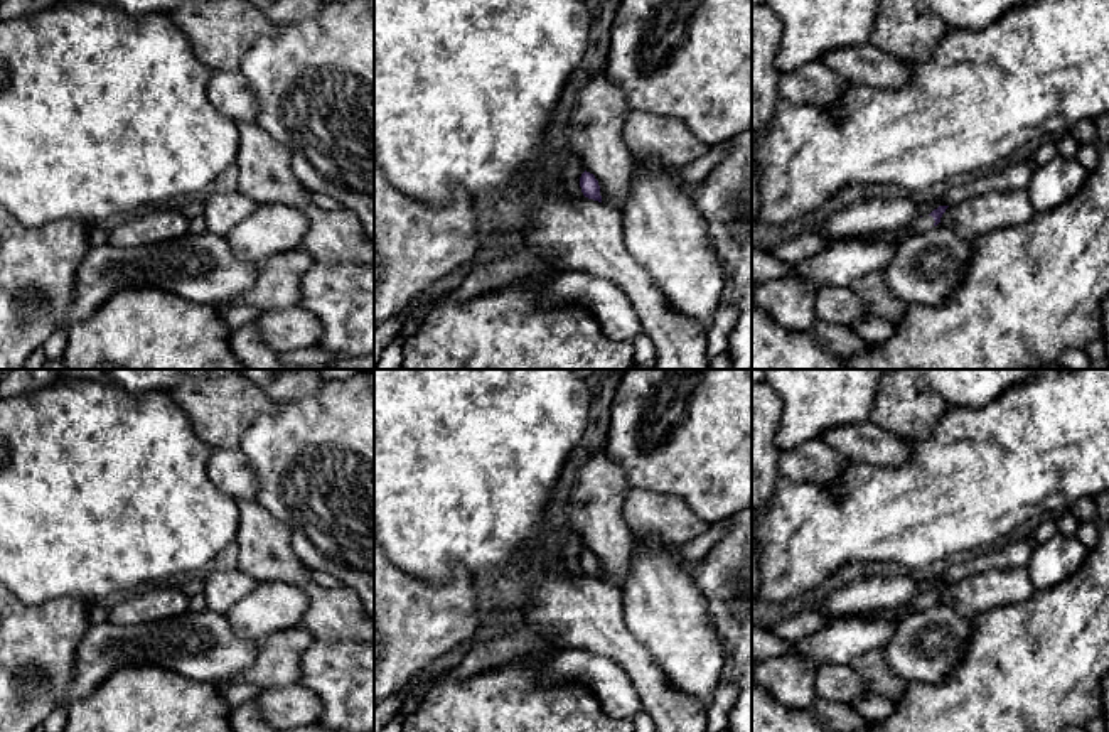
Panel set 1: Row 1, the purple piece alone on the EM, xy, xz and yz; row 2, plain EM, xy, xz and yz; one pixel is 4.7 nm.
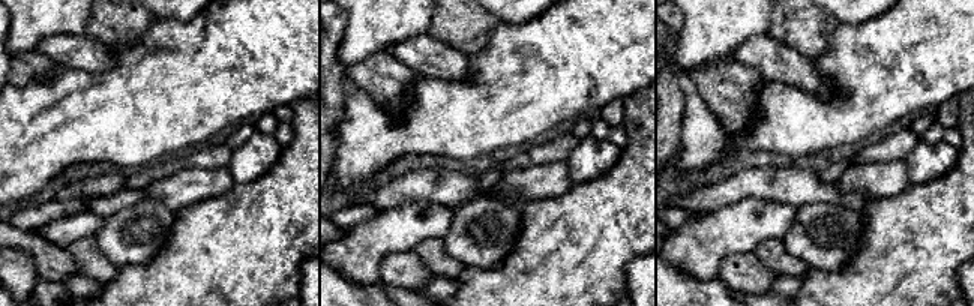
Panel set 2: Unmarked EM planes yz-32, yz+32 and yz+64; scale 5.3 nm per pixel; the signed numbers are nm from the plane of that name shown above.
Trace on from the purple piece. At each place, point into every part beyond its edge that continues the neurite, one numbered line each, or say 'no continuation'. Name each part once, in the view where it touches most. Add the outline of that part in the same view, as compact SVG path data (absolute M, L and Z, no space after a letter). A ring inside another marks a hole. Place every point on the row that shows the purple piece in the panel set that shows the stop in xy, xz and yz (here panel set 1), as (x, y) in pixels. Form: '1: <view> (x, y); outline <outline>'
1: yz (924, 223); outline M927 214L917 219L912 226L907 226L900 231L892 231L892 233L878 233L876 236L897 246L905 238L929 229L930 226L934 226L934 223L935 223L934 218Z

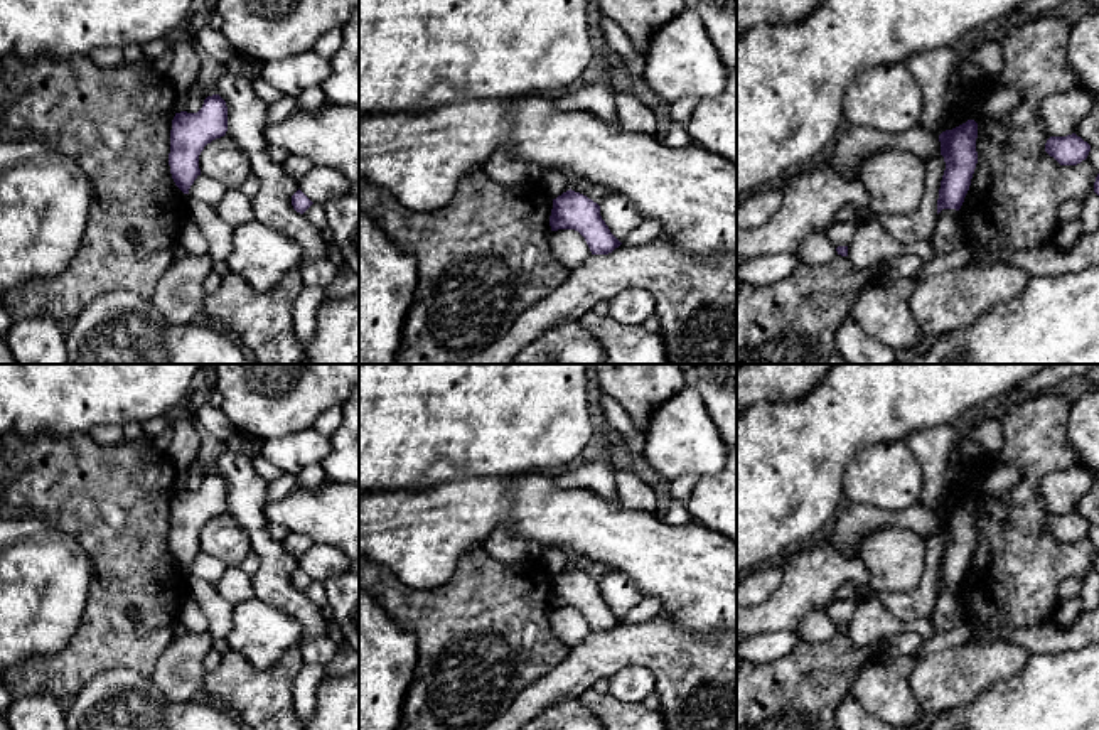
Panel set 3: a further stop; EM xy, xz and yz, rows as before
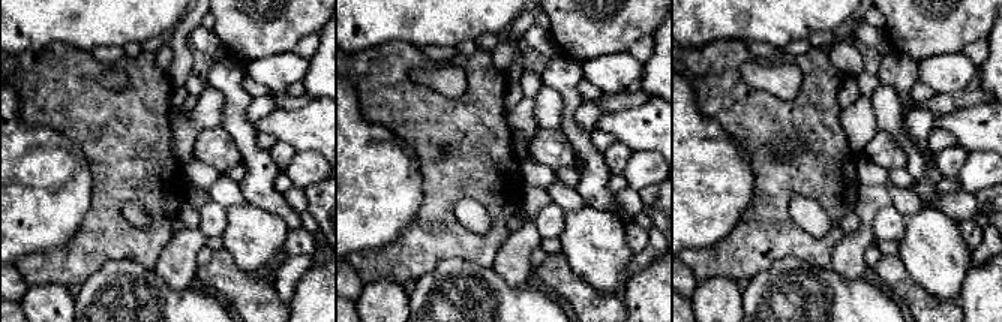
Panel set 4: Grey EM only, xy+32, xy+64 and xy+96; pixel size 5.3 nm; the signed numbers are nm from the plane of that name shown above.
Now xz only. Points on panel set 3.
no continuation

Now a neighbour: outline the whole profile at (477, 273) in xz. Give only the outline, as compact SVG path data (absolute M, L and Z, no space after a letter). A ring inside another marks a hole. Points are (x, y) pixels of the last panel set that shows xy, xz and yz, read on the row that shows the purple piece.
M484 167L469 170L450 202L430 212L416 212L403 206L389 189L359 179L359 211L418 266L415 300L401 330L399 364L457 364L477 356L507 334L529 307L570 276L570 270L550 251L551 209L553 199L539 180L501 184L491 179Z

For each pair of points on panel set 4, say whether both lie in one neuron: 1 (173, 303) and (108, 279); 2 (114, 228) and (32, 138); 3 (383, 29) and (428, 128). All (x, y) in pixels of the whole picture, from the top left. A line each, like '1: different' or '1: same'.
1: same
2: different
3: different

